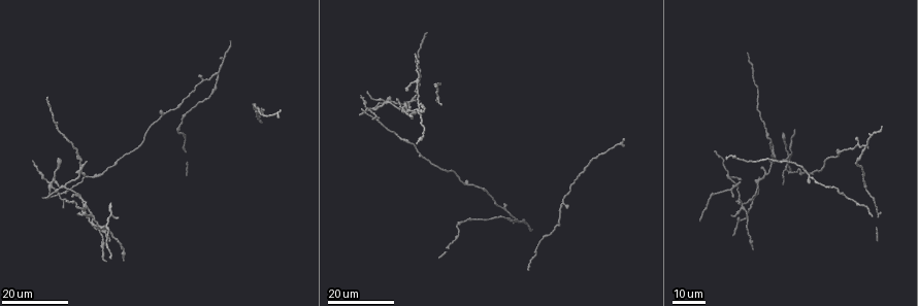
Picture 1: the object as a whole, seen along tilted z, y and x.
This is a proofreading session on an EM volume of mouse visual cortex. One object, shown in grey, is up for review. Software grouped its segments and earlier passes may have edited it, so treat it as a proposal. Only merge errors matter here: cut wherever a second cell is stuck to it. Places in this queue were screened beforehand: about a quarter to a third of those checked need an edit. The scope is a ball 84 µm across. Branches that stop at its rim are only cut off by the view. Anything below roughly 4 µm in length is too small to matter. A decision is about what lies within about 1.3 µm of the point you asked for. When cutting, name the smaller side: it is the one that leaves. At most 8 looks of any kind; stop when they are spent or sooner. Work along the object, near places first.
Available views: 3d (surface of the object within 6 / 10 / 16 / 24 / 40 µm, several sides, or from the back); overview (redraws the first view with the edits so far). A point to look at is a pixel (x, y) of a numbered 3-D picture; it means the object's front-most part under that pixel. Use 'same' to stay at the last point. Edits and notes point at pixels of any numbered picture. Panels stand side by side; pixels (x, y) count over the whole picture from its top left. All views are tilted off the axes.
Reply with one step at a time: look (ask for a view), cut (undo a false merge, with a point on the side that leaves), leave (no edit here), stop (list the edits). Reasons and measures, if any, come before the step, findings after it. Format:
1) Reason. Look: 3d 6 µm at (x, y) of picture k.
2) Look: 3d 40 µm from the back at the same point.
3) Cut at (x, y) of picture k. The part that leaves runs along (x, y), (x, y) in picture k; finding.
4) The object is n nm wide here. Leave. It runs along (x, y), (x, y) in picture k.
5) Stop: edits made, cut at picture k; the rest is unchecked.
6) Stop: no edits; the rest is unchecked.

Thick turns thin. Look: 3d 16 µm at (877, 212) of picture 1.

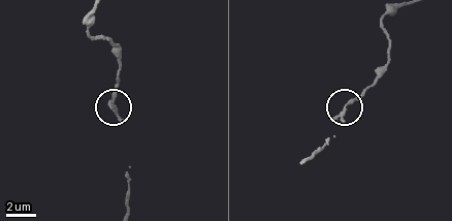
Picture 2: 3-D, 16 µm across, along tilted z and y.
Look: 3d 6 µm at (343, 118) of picture 2.

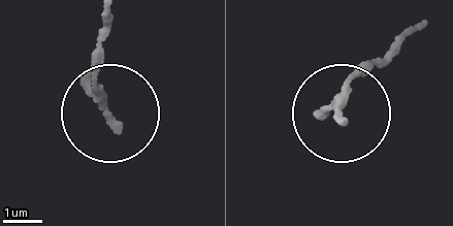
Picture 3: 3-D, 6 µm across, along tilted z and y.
Leave. One cell here.

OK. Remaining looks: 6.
Look: 3d 24 µm at (512, 219) of picture 1.

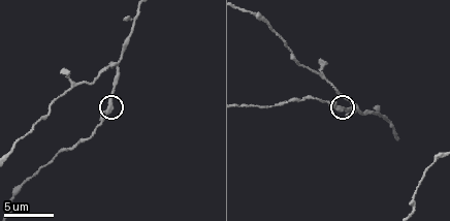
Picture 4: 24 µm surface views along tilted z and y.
Look: 3d 6 µm at (112, 106) of picture 4.

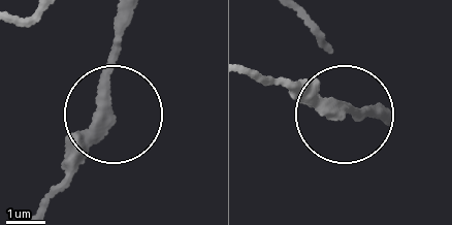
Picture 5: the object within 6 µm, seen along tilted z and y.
The object is 310 nm wide here. Leave. Continuous, no second cell.

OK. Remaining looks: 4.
Thick turns thin. Look: 3d 16 µm at (161, 118) of picture 1.

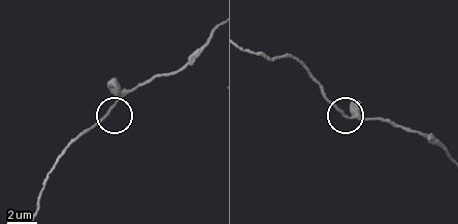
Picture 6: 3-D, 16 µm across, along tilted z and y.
Look: 3d 6 µm at (341, 114) of picture 6.

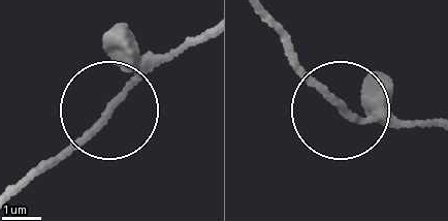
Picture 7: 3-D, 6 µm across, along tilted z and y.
The object is 140 nm wide here. Leave. One cell here.

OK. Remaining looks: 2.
Looks like a crossing. Look: 3d 24 µm at (64, 187) of picture 1.

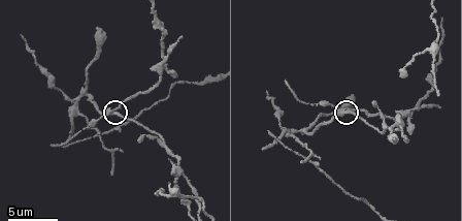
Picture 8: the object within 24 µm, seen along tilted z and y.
Look: 3d 10 µm at (345, 111) of picture 8.

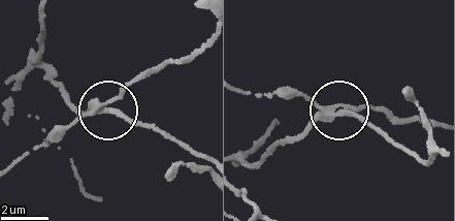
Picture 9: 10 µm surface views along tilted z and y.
Cut at (300, 136) of picture 9. The part that leaves runs along (330, 114), (359, 116), (425, 160), (436, 157) in picture 9; two cells meet here.

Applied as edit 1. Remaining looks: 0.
Stop: edits made, cut at picture 9; the rest is unchecked.

